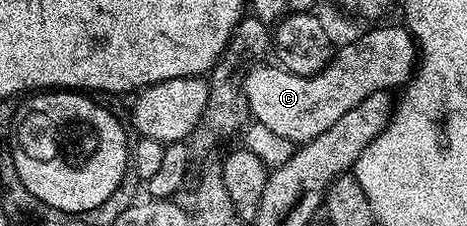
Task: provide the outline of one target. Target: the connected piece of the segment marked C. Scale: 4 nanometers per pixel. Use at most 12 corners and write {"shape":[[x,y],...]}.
{"shape":[[401,24],[370,27],[307,77],[246,77],[250,117],[305,143],[420,61]]}

